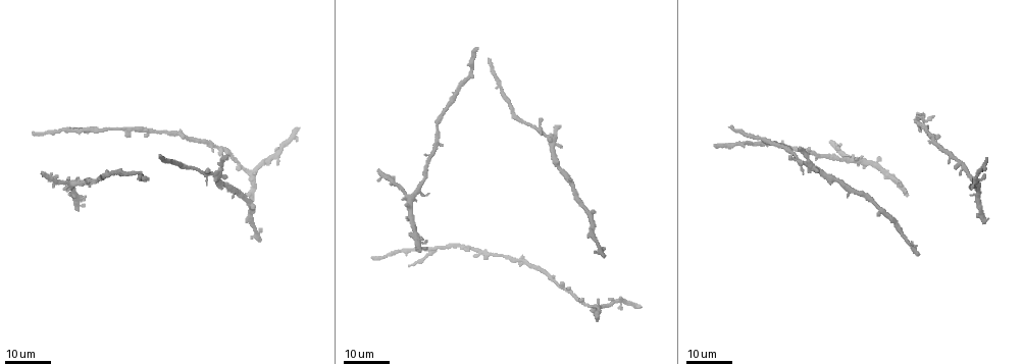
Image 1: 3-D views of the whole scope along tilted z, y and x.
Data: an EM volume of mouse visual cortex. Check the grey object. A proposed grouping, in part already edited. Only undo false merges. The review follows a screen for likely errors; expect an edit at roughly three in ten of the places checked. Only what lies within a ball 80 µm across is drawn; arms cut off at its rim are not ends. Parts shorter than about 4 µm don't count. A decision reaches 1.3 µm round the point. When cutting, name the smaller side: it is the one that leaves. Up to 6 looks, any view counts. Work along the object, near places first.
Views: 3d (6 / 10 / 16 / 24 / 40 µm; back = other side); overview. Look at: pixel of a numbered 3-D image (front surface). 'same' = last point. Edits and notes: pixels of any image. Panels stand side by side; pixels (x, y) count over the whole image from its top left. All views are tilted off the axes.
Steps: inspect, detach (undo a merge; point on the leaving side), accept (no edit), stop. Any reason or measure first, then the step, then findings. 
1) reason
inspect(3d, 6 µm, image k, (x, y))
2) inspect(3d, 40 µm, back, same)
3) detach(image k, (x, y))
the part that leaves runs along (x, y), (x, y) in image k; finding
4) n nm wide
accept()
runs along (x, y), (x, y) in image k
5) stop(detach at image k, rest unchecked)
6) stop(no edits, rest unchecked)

inspect(3d, 24 µm, image 1, (70, 183))

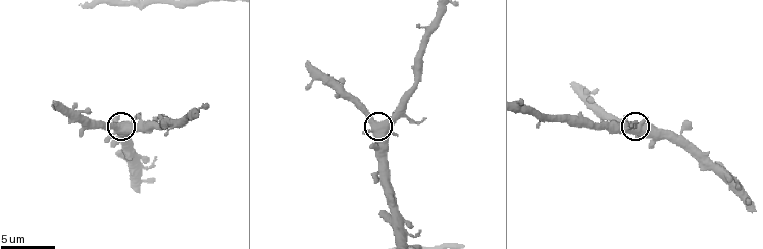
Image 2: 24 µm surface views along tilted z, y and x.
inspect(3d, 10 µm, image 2, (123, 130))

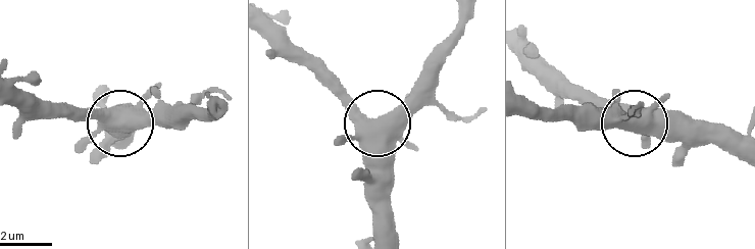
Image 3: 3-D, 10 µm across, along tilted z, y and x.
570 nm wide
accept()
all the same cell

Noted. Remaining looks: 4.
looks like a crossing
inspect(3d, 16 µm, image 1, (89, 128))

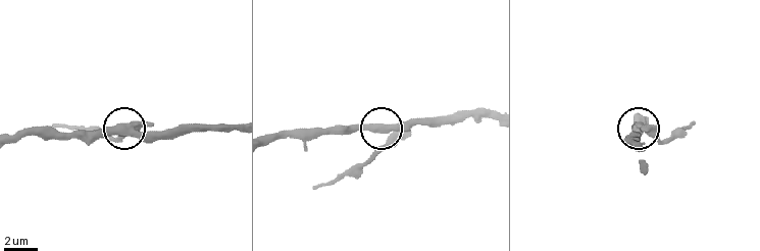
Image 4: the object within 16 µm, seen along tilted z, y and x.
zoom in
inspect(3d, 10 µm, image 4, (387, 135))

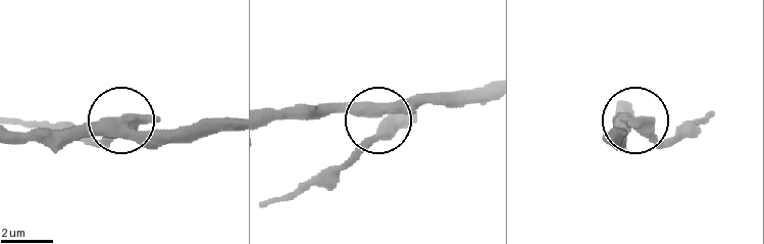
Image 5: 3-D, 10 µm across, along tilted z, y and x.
detach(image 5, (365, 141))
the part that leaves runs along (129, 119), (87, 140), (12, 122) in image 5; a second cell is stuck on

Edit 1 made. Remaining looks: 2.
stop(detach at image 5, rest unchecked)

